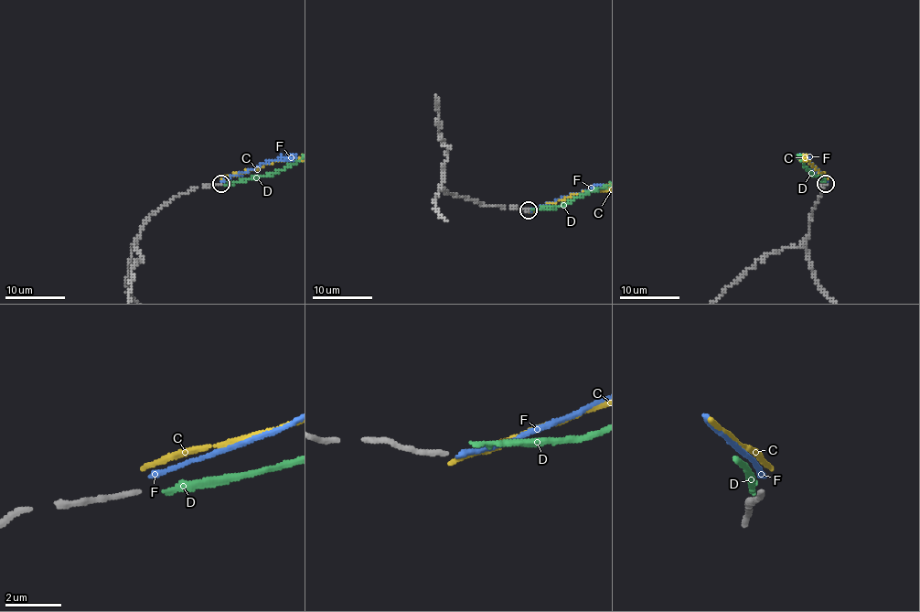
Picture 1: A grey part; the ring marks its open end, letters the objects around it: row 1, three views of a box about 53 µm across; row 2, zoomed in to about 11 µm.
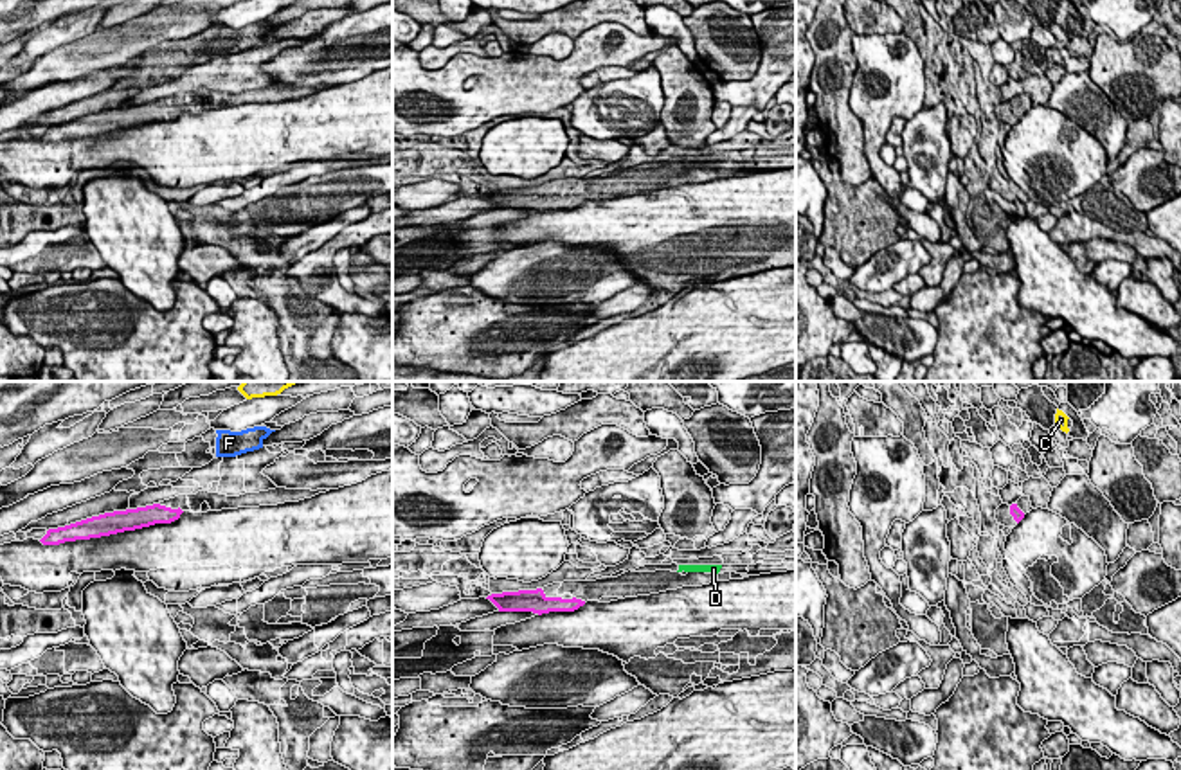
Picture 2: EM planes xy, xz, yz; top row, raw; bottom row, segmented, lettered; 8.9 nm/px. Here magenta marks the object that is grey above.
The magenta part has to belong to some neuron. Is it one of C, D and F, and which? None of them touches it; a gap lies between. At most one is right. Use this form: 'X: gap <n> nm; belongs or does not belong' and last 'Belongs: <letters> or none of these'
C: gap 800 nm; does not belong
D: gap 900 nm; belongs
F: gap 550 nm; does not belong
Belongs: D

